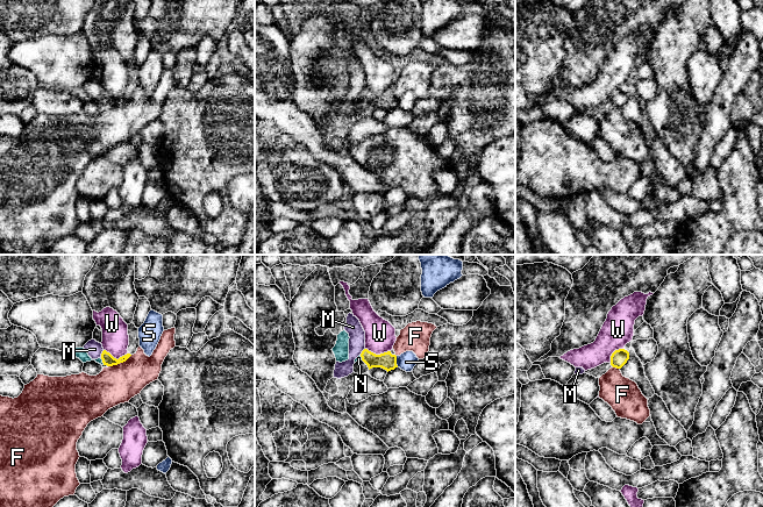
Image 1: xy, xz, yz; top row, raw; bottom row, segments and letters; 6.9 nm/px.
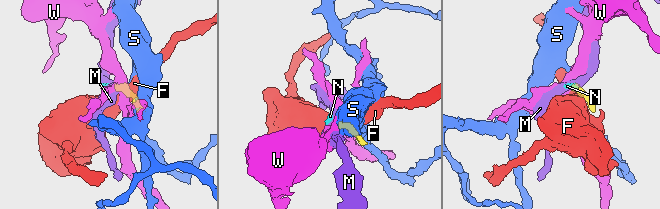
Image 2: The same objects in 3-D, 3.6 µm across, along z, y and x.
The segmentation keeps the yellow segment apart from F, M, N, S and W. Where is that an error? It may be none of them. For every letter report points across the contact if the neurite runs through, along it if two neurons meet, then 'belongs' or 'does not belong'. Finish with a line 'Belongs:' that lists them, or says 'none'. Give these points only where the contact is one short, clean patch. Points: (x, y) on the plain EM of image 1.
F: along xy (132, 94), (125, 100), (108, 106) | does not belong
M: along xy (104, 90), (100, 97) | does not belong
N: across xy (107, 98), (102, 101), (86, 98), (79, 92) | belongs
S: along xz (396, 95), (398, 106) | does not belong
W: along xy (104, 88), (116, 98), (128, 93) | does not belong
Belongs: N

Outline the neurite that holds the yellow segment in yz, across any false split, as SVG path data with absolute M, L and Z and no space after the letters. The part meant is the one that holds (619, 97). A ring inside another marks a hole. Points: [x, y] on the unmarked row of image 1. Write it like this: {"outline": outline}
{"outline": "M625 88L615 90L611 95L611 105L621 108L629 99L629 92Z"}

